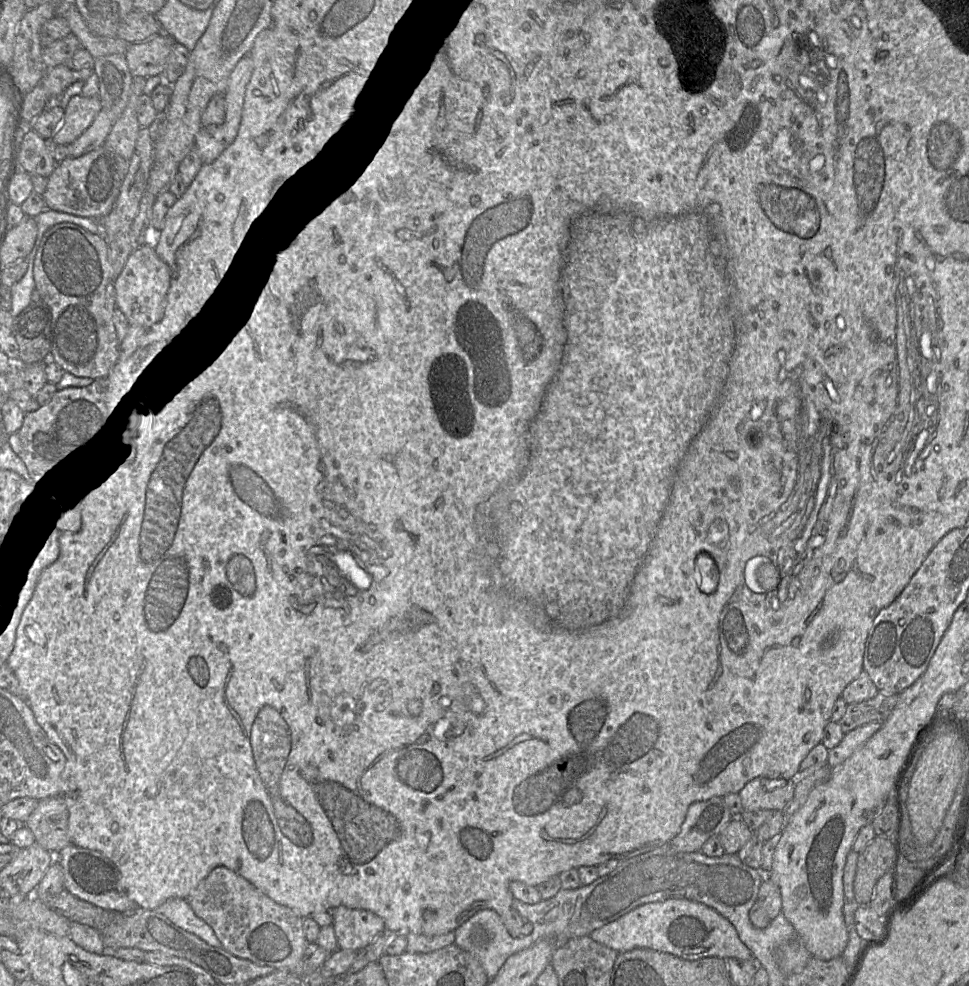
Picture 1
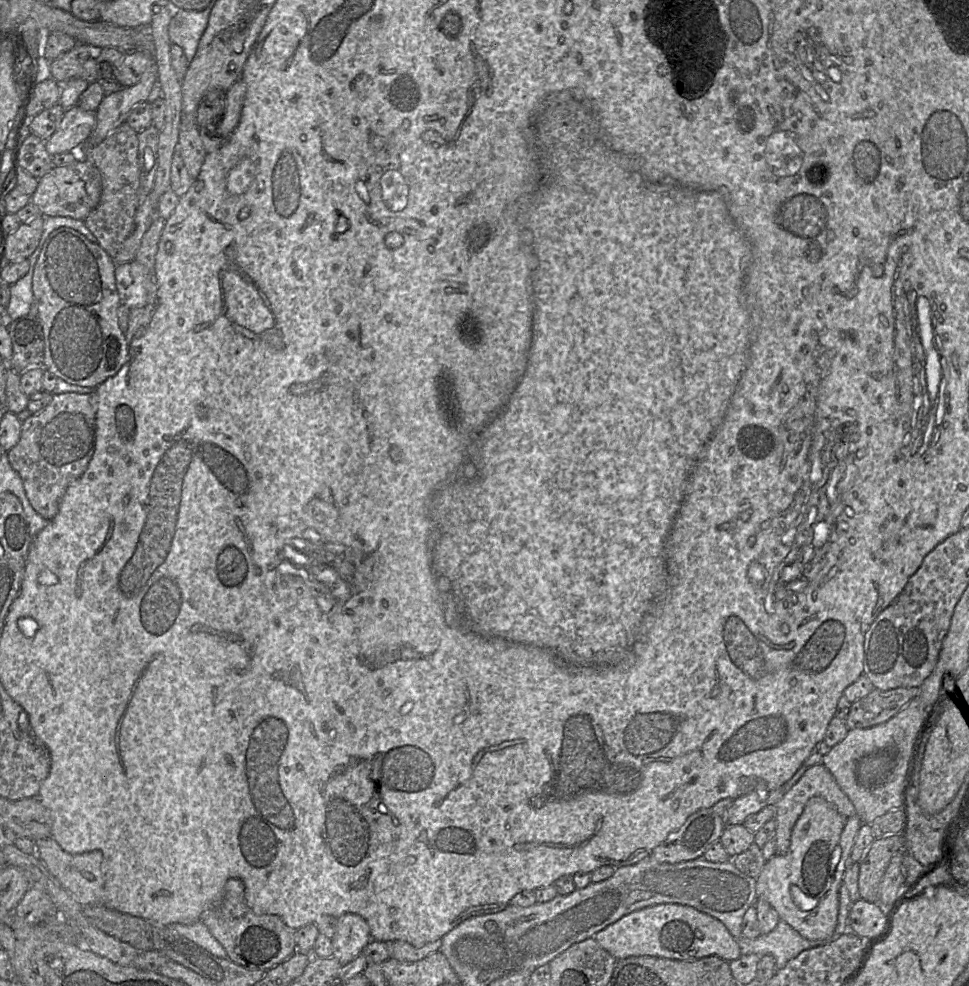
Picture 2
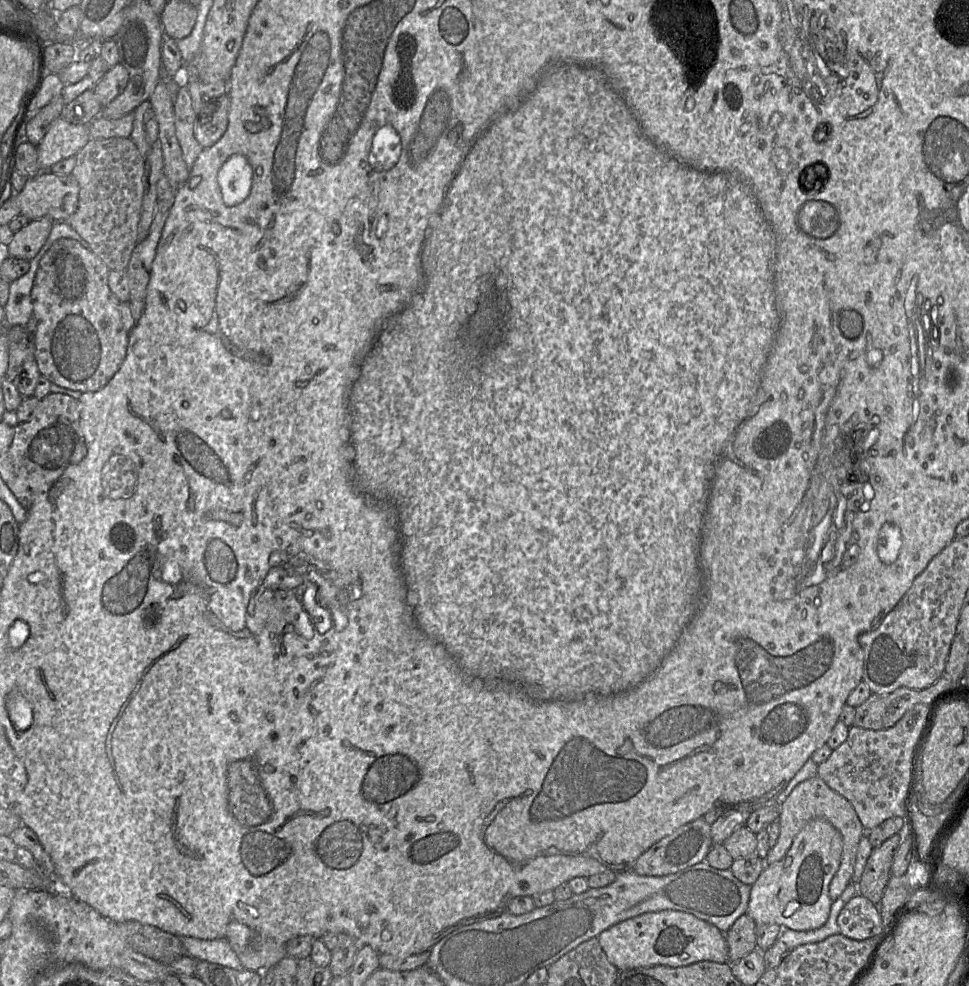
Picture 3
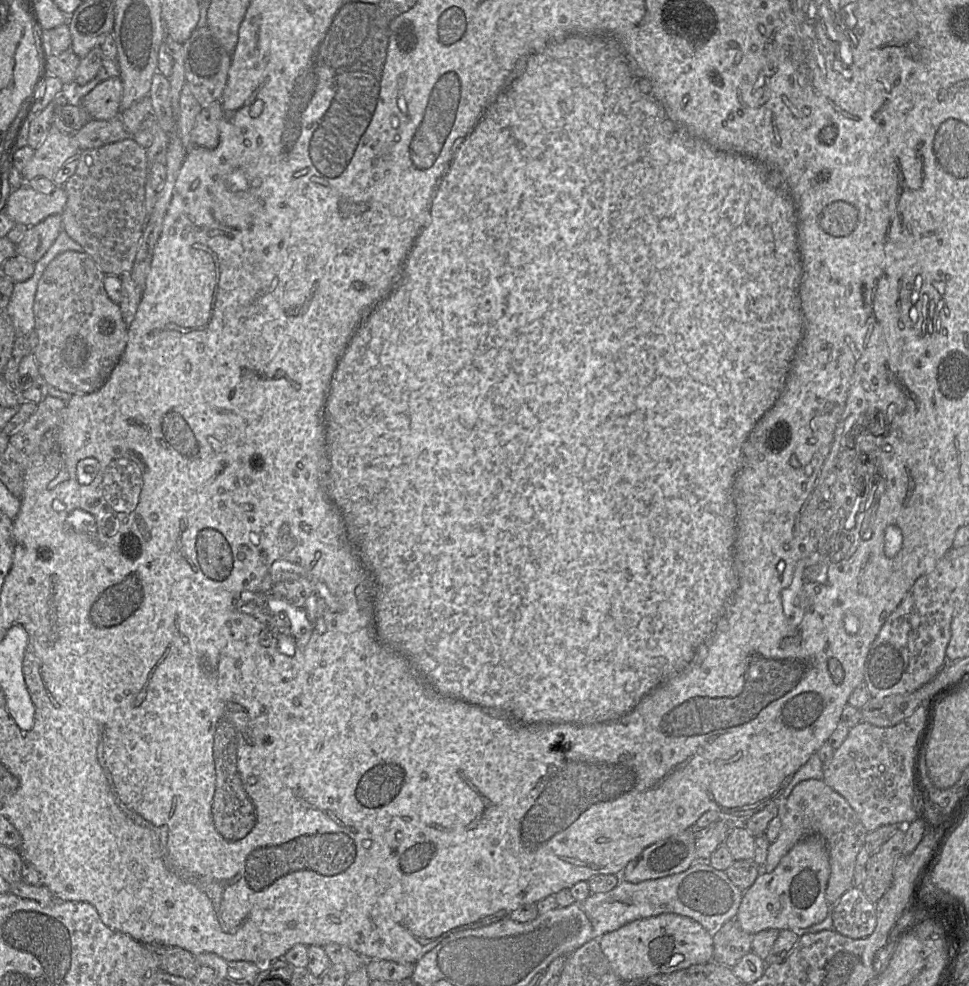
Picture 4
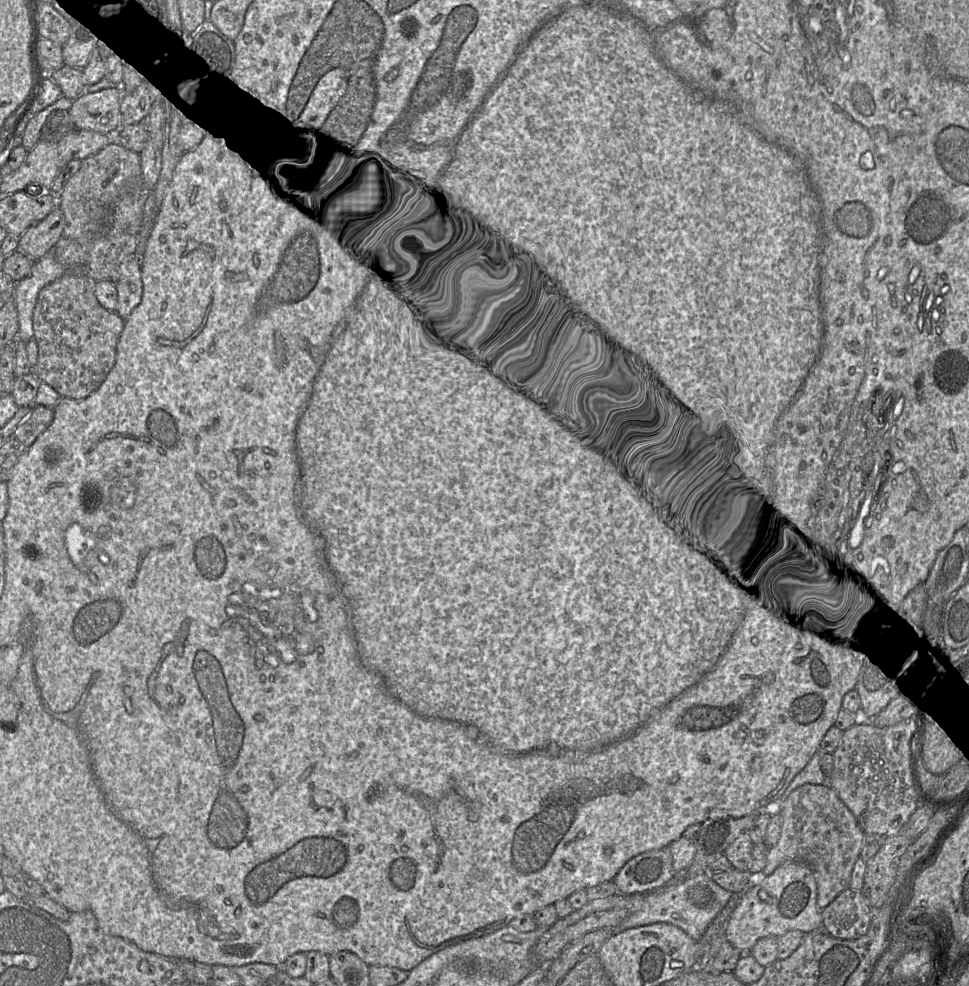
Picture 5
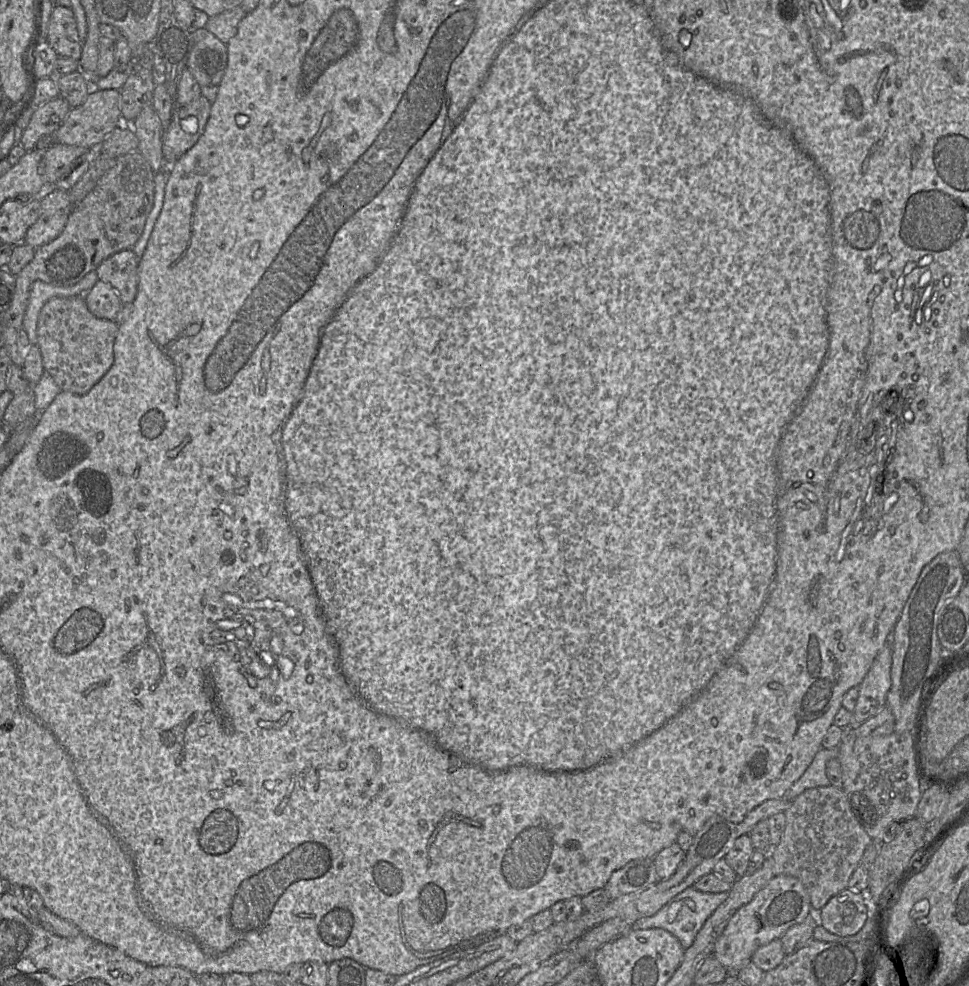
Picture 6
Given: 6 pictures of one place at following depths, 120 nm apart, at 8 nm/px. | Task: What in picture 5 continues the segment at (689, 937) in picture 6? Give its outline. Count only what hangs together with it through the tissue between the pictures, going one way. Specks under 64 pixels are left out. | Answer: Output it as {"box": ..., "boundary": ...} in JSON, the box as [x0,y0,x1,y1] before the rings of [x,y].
{"box":[613,873,733,941],"boundary":[[[710,873],[674,880],[656,890],[640,894],[645,895],[642,906],[613,928],[614,933],[627,928],[666,922],[681,928],[692,939],[699,941],[707,927],[733,896],[733,893],[715,883]]]}

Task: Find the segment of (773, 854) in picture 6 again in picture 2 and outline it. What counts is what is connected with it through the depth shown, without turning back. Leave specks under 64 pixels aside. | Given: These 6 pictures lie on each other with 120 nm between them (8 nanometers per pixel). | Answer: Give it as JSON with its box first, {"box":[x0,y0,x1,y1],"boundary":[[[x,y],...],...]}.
{"box":[774,763,856,855],"boundary":[[[822,763],[808,767],[796,784],[775,805],[774,819],[776,820],[775,835],[777,855],[784,855],[788,851],[792,829],[802,814],[806,803],[812,797],[821,797],[825,799],[843,816],[852,817],[856,815],[854,806],[841,790],[830,771]]]}

